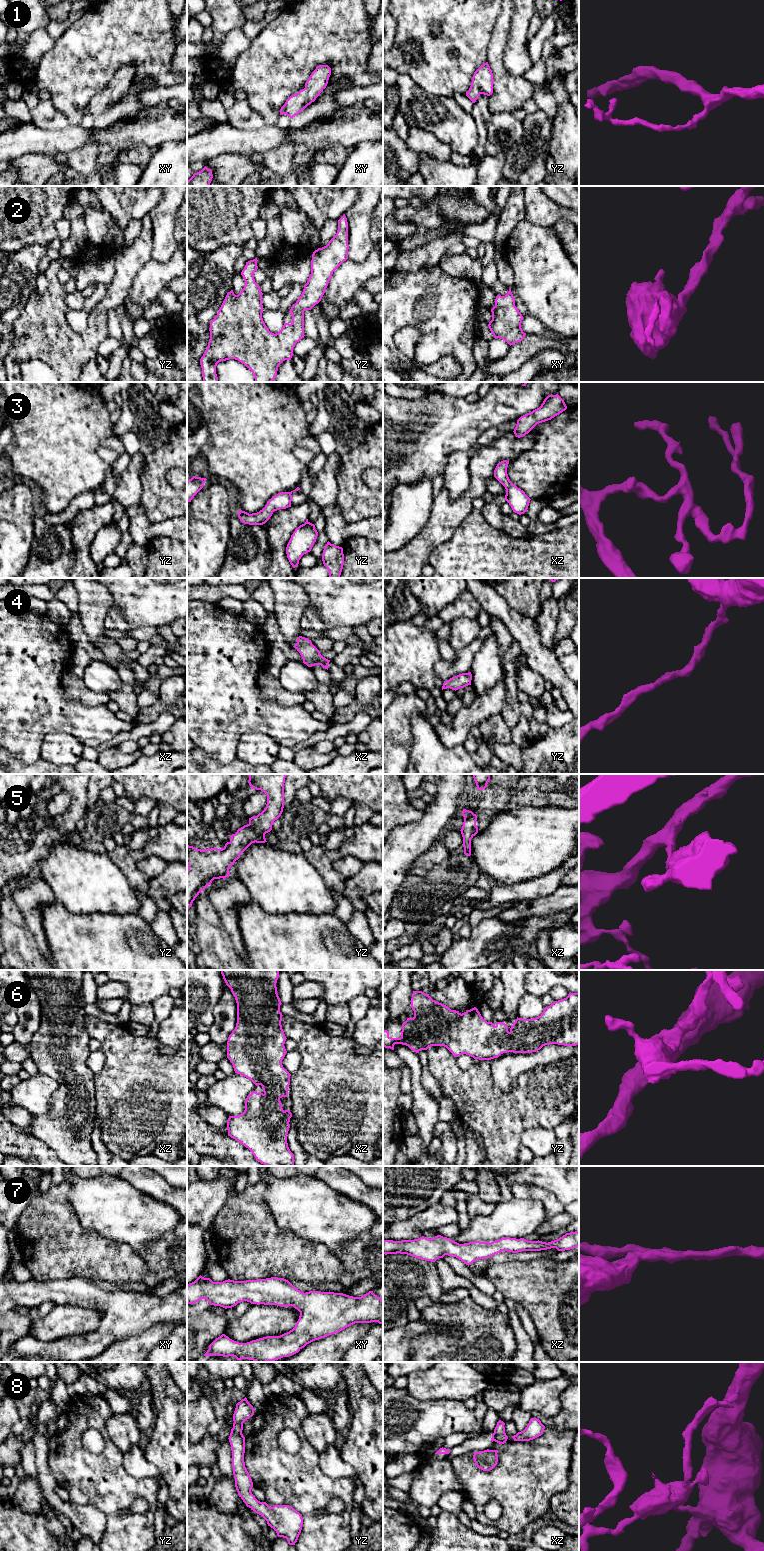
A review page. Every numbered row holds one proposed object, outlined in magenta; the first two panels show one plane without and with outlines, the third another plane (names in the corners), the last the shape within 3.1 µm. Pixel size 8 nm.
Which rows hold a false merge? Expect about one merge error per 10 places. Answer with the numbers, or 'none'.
none

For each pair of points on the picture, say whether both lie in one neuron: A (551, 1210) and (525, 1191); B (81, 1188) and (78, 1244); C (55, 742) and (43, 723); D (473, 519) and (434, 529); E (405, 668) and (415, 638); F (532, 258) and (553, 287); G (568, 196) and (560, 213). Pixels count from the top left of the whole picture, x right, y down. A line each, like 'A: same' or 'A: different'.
A: same
B: different
C: different
D: different
E: same
F: same
G: different

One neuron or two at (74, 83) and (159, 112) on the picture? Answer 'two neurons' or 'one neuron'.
two neurons

